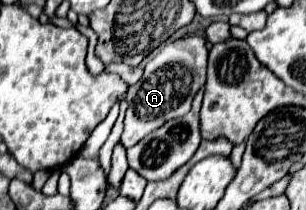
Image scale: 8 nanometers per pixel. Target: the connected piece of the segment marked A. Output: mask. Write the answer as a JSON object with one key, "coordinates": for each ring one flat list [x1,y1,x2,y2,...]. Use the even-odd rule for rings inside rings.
{"coordinates":[[188,36,174,42,168,42,144,68,142,80,130,86,128,90,128,112,124,118,124,148,134,146,138,140,160,128,164,122,176,116,184,116,190,110,194,94,206,82,206,64,208,64,208,48,206,40,200,36]]}

